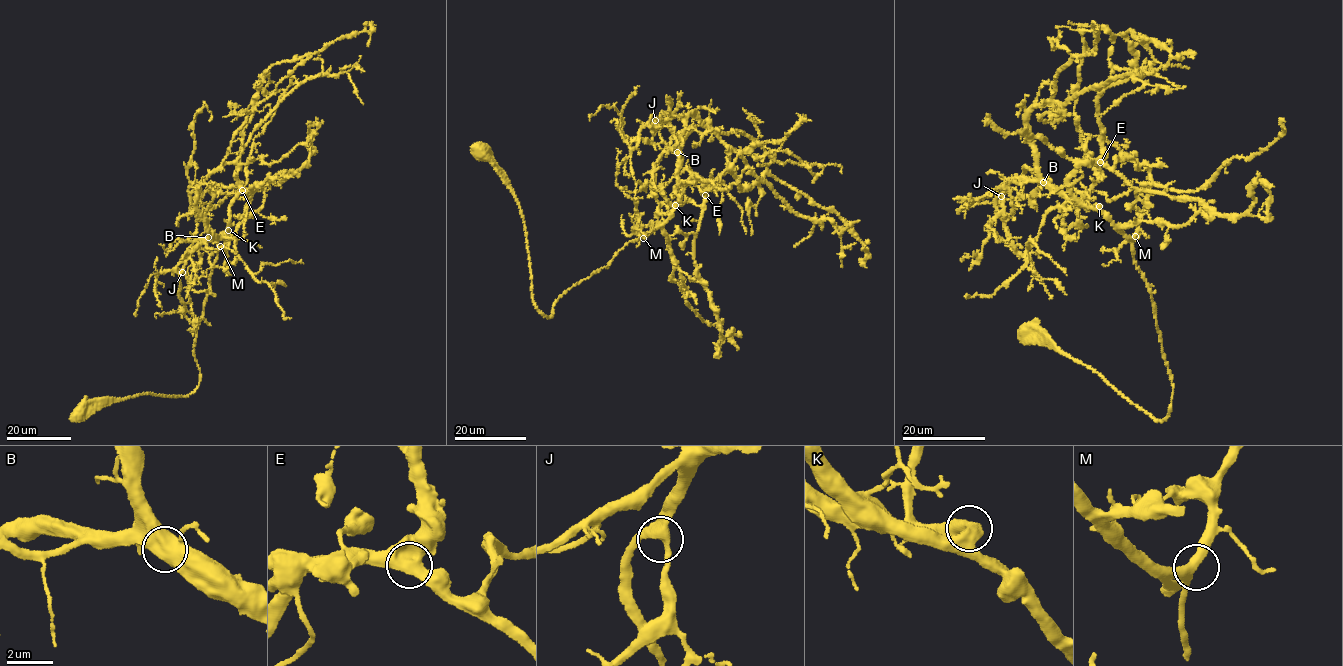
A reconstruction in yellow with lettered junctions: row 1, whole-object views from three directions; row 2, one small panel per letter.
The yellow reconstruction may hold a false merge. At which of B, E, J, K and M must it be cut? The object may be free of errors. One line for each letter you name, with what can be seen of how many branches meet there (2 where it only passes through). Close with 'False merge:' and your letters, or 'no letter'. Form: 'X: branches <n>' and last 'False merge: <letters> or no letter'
False merge: no letter

